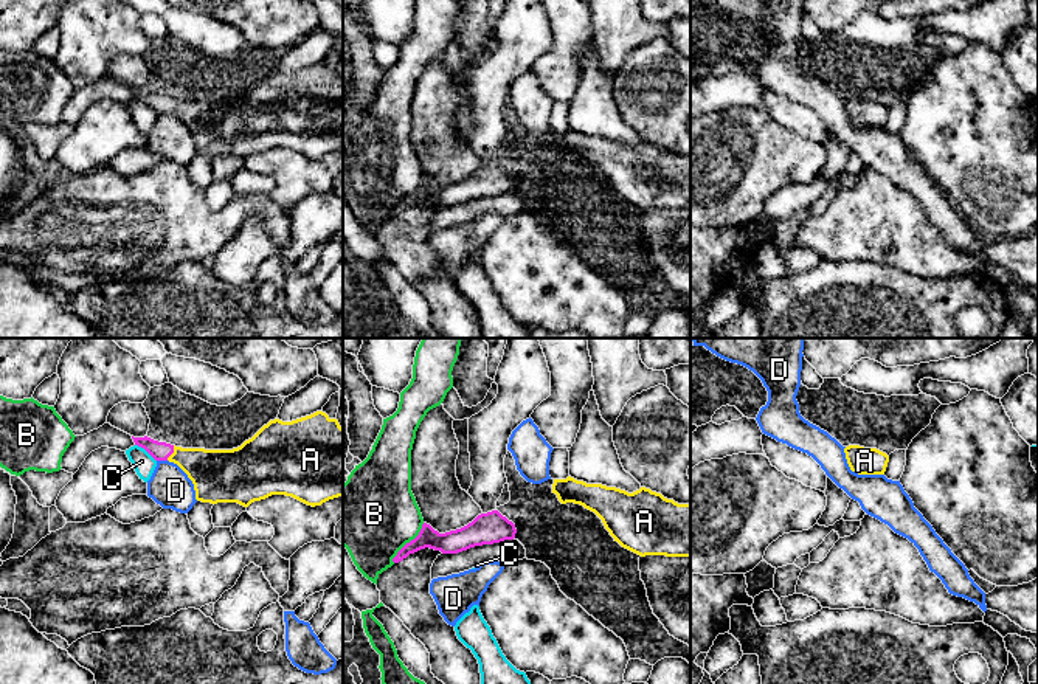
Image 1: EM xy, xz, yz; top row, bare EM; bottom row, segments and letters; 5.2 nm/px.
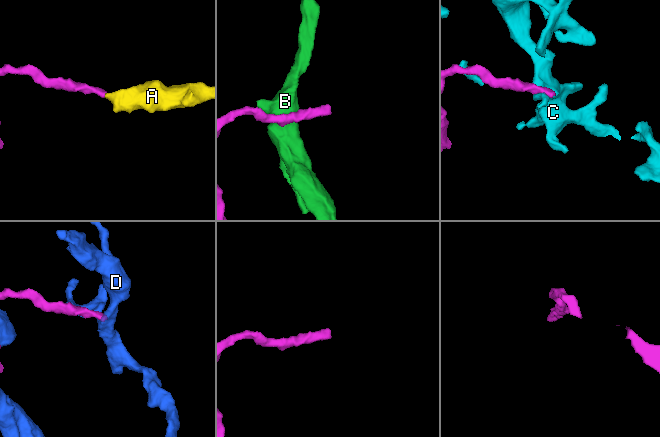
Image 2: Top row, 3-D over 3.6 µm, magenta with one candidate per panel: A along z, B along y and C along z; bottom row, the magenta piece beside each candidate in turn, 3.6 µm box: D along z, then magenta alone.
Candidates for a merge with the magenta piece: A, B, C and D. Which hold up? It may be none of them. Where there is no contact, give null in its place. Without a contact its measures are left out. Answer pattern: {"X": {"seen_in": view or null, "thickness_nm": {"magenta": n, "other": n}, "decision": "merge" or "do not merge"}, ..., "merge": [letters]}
{"A": {"seen_in": "xy", "thickness_nm": {"magenta": 100, "other": 260}, "decision": "merge"}, "B": {"seen_in": "xz", "thickness_nm": {"magenta": 120, "other": 460}, "decision": "do not merge"}, "C": {"seen_in": "xy", "thickness_nm": {"magenta": 100, "other": 110}, "decision": "do not merge"}, "D": {"seen_in": "xy", "thickness_nm": {"magenta": 100, "other": 220}, "decision": "do not merge"}, "merge": ["A"]}

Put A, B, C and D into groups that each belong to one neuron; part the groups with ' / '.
A / B / C / D

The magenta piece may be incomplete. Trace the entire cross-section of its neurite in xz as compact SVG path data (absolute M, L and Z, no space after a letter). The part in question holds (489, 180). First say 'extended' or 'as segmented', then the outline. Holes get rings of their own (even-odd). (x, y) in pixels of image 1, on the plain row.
as segmented; M498 163L481 166L467 178L445 186L439 186L430 177L424 175L419 188L407 195L393 214L399 216L410 206L425 200L441 203L442 206L458 206L475 199L514 192L515 186L515 177Z

